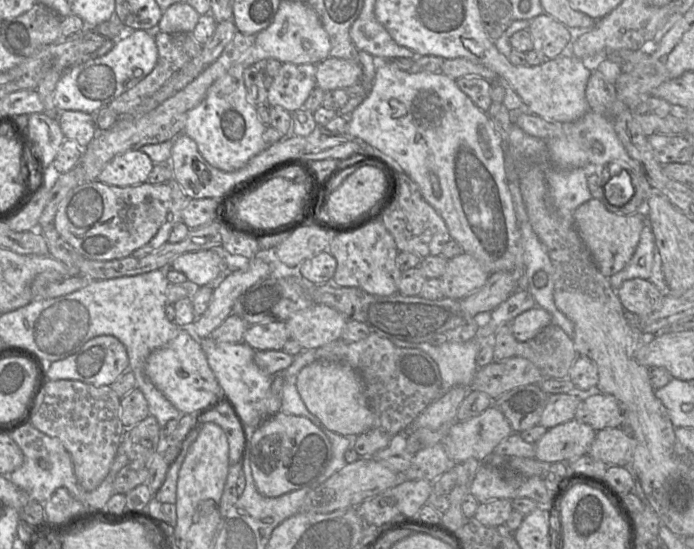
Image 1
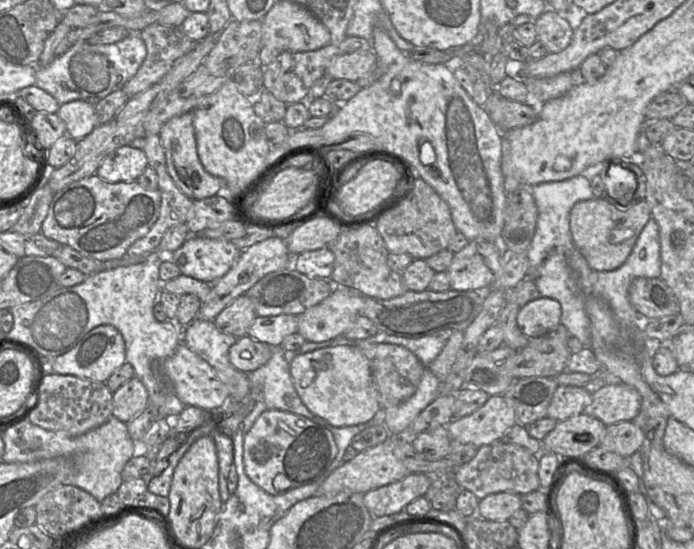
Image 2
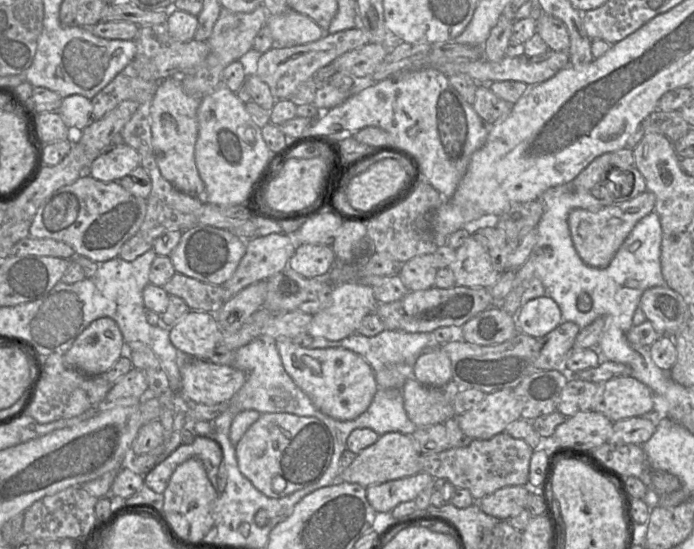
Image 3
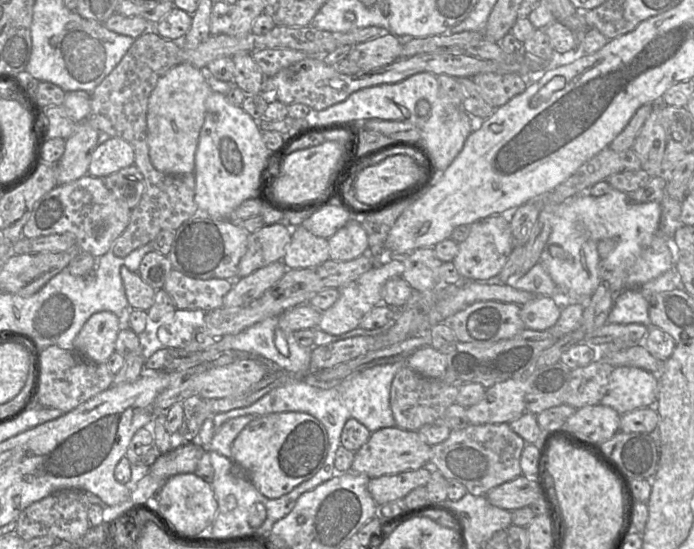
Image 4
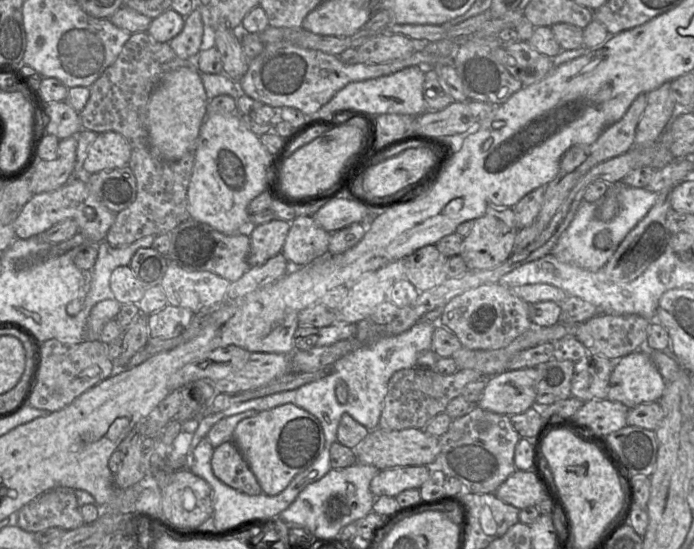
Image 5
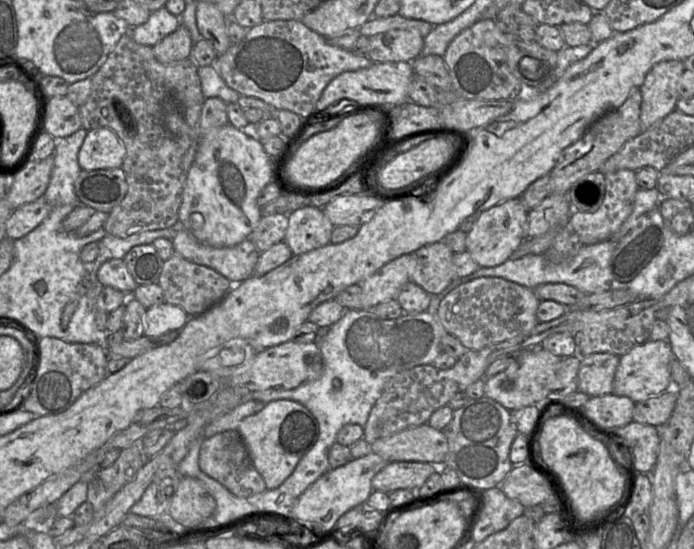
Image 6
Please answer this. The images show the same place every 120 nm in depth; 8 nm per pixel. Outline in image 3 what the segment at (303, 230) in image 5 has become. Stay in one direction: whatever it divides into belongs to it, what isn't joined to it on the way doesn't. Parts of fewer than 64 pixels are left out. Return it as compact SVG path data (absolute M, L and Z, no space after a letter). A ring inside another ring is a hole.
M297 244L288 267L306 278L325 277L336 264L335 254L329 245Z

